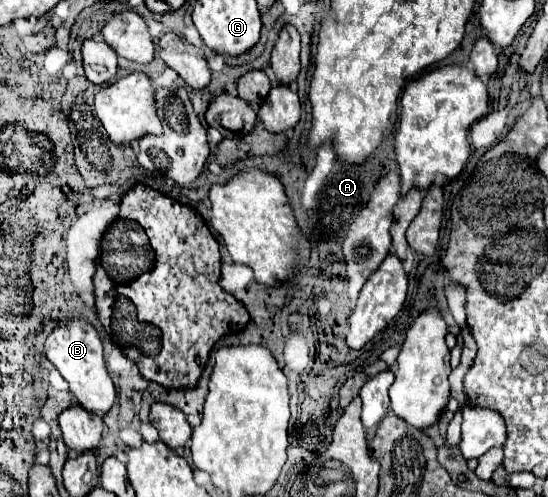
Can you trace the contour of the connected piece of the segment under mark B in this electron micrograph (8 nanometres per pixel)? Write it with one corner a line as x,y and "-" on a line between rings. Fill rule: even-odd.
71,320
69,328
57,326
45,342
45,356
55,364
59,374
67,380
69,390
87,412
99,414
103,418
111,410
115,402
115,386
103,362
101,338
87,320

